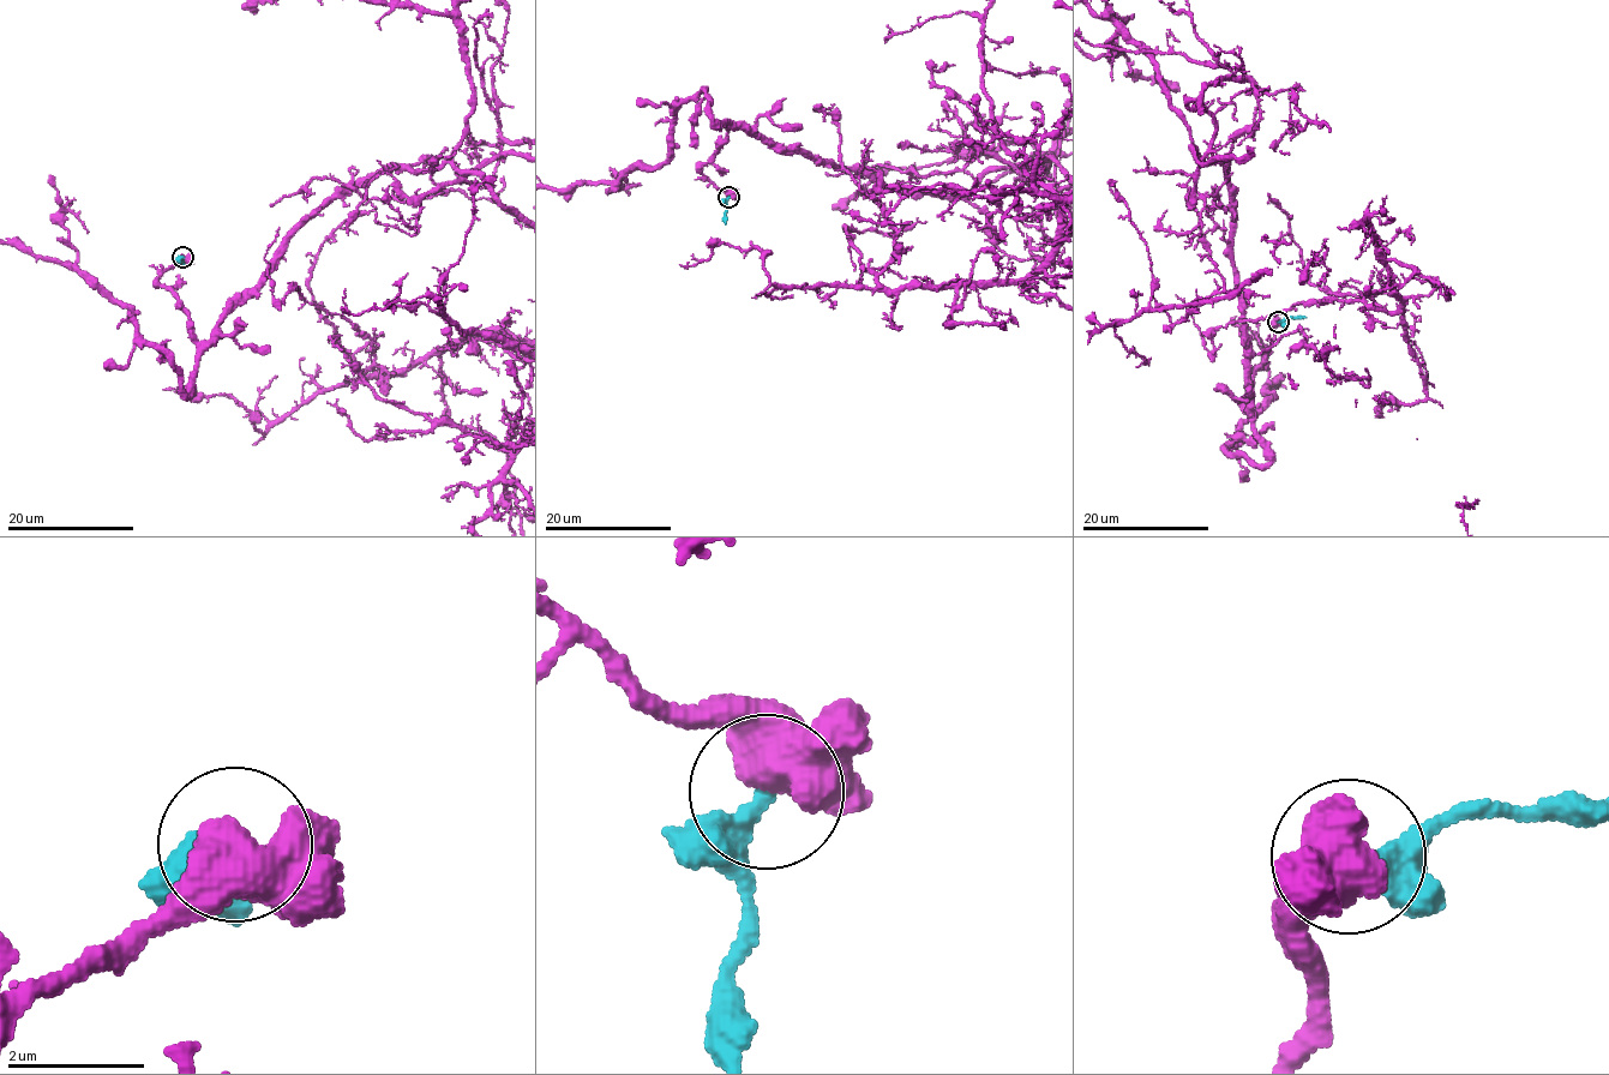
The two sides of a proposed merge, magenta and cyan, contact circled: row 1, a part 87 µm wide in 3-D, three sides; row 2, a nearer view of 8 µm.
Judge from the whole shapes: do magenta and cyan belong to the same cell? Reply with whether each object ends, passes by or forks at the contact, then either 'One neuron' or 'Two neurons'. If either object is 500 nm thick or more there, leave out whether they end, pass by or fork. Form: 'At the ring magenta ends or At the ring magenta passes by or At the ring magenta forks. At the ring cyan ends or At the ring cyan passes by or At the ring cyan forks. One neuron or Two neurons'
Two neurons

